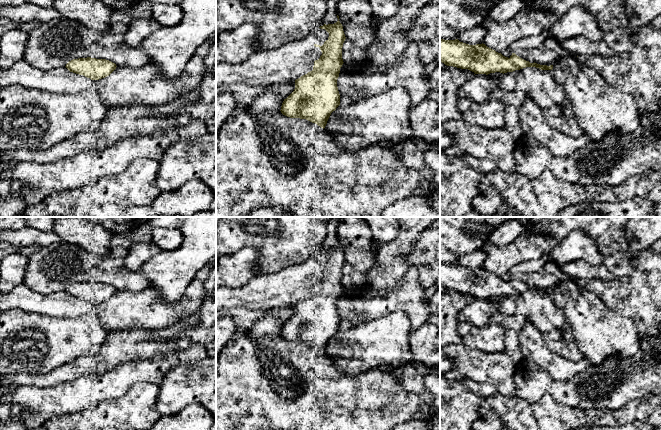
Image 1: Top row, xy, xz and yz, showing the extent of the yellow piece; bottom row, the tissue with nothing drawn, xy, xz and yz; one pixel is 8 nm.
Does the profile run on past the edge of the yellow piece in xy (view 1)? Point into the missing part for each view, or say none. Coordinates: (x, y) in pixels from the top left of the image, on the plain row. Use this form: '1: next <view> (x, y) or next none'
1: next none

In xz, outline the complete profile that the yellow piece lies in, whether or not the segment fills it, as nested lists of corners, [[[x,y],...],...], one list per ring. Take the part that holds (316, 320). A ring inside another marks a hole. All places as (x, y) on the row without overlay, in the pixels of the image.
[[[338,239],[337,242],[338,245],[336,247],[328,249],[324,248],[323,250],[319,251],[321,253],[325,253],[329,257],[328,263],[322,270],[314,268],[315,271],[320,272],[322,279],[318,284],[314,285],[312,295],[295,304],[295,313],[286,323],[284,323],[280,334],[281,337],[287,341],[306,343],[317,348],[323,353],[325,352],[331,337],[340,329],[340,318],[337,311],[337,303],[339,301],[340,292],[344,287],[342,283],[342,271],[346,261]]]

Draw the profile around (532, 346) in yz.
[[[529,320],[521,328],[518,338],[523,359],[534,362],[556,380],[568,380],[590,365],[586,357],[574,362],[550,351],[544,343],[543,334]]]

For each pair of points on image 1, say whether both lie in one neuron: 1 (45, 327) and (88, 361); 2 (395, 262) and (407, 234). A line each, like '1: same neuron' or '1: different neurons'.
1: different neurons
2: same neuron

